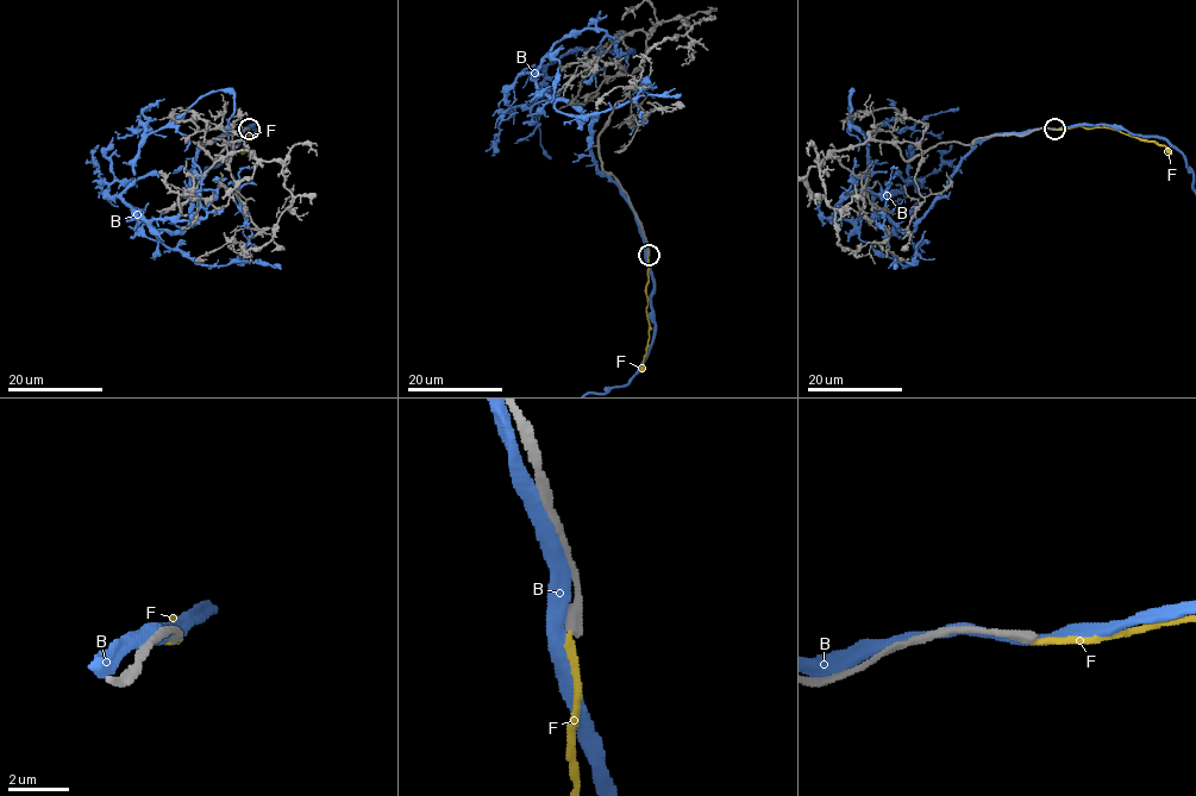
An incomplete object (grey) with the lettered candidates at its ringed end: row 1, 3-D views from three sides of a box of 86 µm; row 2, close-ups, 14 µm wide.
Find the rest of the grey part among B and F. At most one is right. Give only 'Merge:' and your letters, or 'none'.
Merge: none

